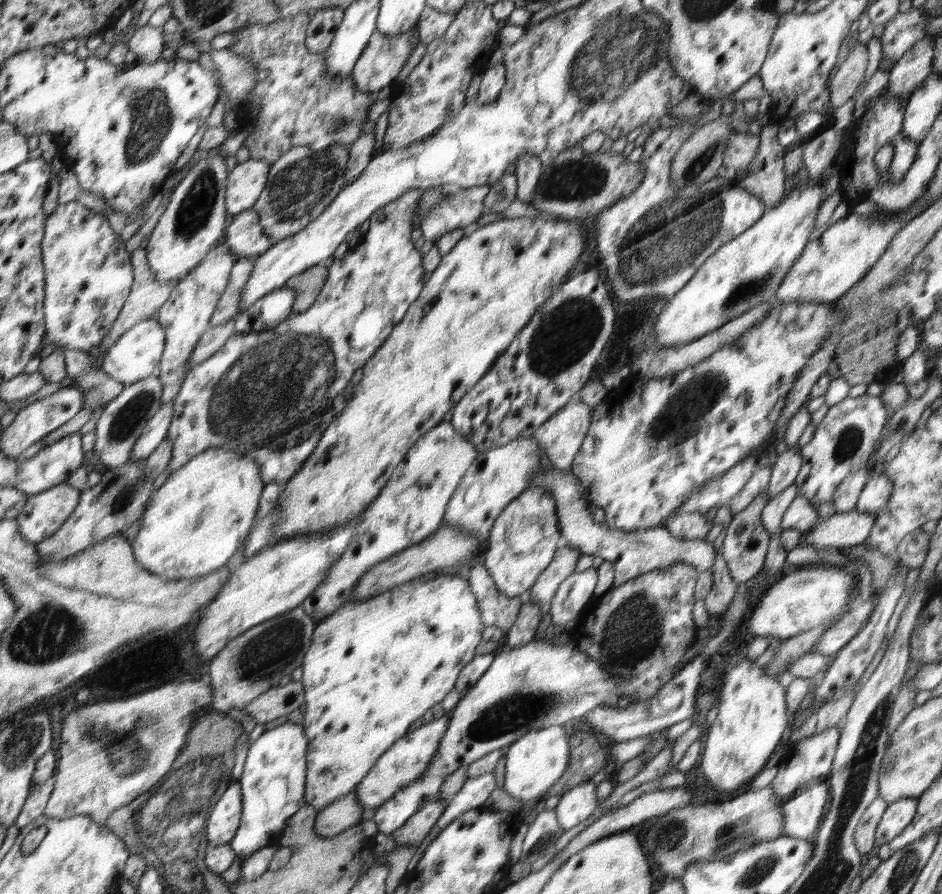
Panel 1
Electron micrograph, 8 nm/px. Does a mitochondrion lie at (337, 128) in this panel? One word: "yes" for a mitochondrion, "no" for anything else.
yes

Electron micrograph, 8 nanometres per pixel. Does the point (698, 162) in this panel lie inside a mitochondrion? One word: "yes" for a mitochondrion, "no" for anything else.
yes

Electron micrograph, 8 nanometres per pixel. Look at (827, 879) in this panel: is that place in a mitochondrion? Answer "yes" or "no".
yes

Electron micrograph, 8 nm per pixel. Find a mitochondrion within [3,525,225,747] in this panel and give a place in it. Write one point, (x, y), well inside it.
(49, 633)

